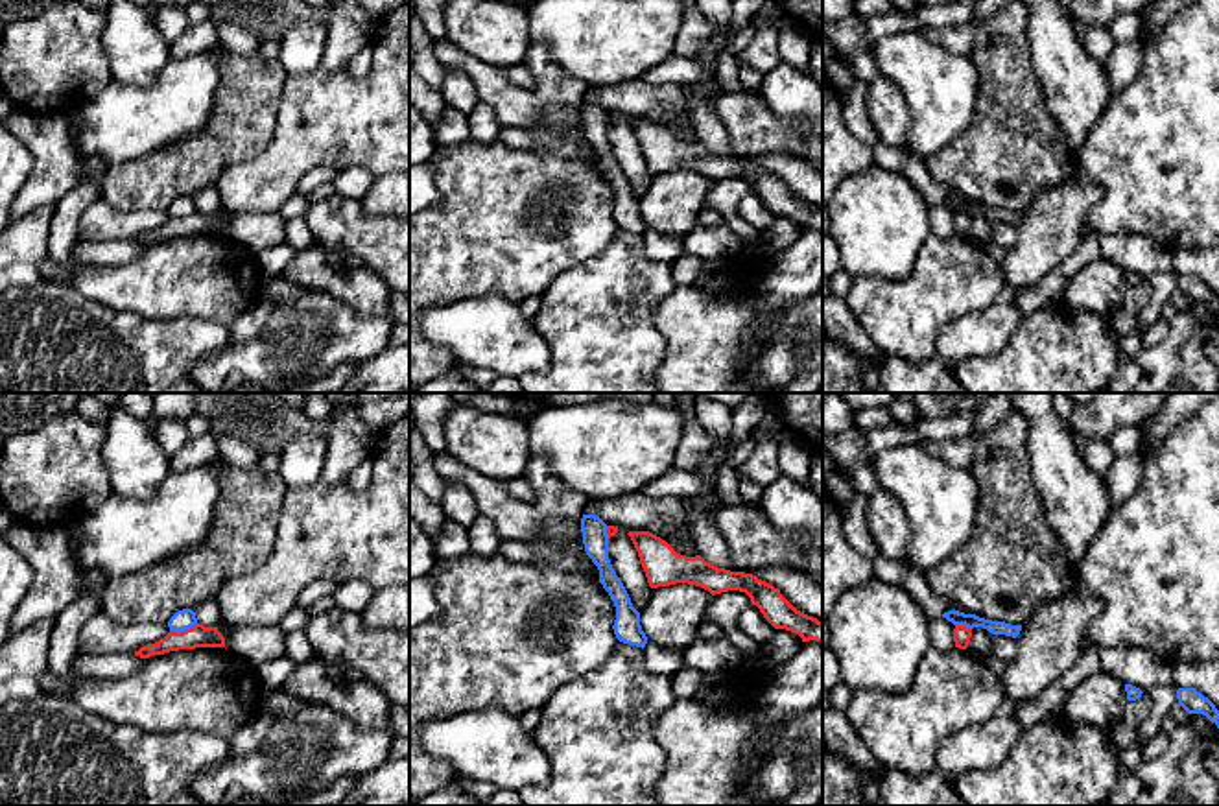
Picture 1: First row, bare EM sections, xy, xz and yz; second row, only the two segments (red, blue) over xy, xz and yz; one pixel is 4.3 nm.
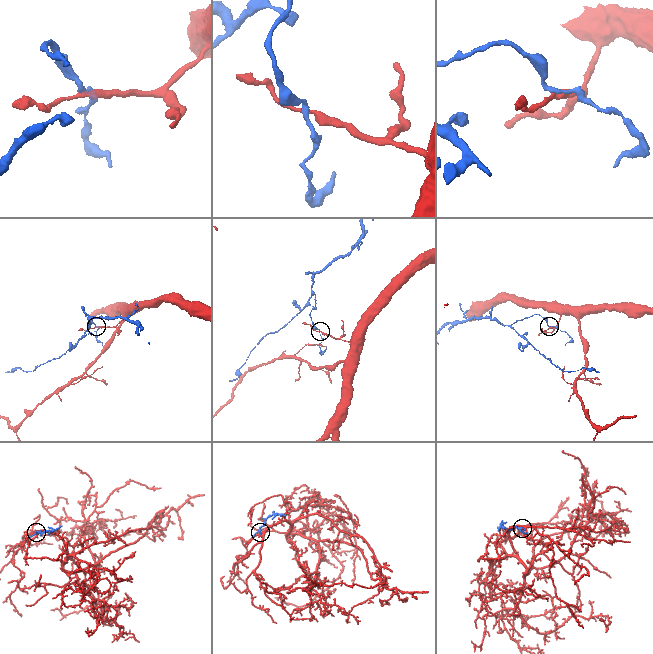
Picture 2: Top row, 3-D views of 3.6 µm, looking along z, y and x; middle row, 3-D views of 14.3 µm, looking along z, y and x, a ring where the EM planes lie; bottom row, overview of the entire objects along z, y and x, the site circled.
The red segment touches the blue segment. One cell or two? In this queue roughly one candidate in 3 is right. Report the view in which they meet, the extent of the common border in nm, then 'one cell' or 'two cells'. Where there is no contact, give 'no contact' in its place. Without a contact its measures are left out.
meets red in xy; contact 130 nm long; two cells

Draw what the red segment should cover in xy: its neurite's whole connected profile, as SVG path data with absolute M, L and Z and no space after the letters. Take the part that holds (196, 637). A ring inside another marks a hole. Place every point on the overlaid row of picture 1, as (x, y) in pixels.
M195 623L194 627L175 633L170 631L164 638L155 644L144 646L135 651L140 658L149 658L153 655L164 655L179 649L195 649L195 647L225 647L225 638L218 627L205 627Z

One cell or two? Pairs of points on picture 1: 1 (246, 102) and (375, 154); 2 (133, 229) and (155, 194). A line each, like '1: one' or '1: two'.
1: two
2: two

